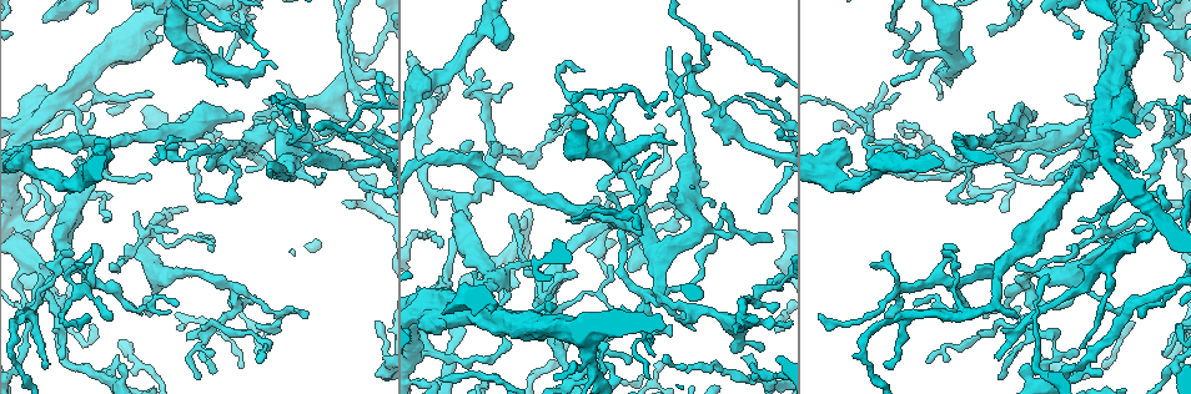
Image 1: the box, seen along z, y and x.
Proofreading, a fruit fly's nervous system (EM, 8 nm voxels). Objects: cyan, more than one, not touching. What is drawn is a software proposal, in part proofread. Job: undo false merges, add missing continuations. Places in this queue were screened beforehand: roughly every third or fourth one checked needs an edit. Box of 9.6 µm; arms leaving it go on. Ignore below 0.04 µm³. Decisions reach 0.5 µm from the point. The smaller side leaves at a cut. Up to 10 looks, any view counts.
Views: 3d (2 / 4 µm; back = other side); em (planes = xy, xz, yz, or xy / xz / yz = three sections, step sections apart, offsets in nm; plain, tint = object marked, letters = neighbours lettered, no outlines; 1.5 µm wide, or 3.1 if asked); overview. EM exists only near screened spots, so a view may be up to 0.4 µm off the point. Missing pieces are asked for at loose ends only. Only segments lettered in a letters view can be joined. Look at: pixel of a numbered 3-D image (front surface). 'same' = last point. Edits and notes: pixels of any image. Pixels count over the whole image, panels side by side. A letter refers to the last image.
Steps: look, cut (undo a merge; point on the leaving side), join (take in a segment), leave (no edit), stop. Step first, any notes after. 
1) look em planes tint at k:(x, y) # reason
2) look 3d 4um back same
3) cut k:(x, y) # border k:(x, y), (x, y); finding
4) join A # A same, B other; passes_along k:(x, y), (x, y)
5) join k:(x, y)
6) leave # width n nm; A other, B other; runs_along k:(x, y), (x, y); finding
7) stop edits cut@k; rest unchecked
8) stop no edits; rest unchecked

look 3d 4um at 1:(658, 123) # tapers out

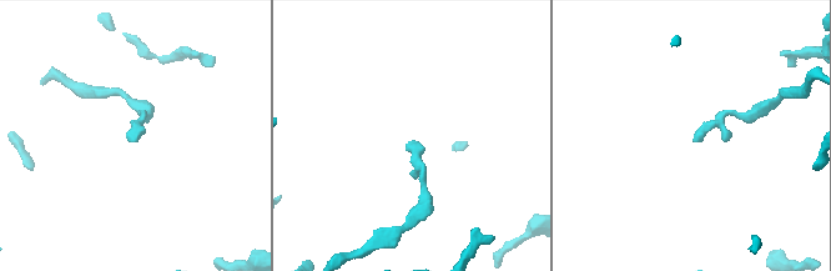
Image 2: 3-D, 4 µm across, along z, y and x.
look em yz step 8 letters at 2:(136, 141)

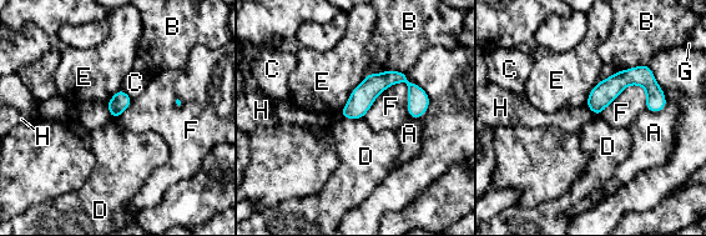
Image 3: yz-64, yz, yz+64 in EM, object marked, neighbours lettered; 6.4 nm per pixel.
look em planes letters same # cut it another way

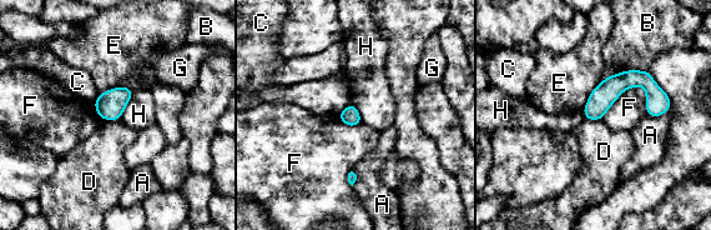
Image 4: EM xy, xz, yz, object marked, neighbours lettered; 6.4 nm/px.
leave # A other, B other, C other, D other, E other, F other, G other, H other; border 4:(102, 119), (120, 120); none of them fits

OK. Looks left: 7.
look 3d 2um at 1:(163, 215) # free end

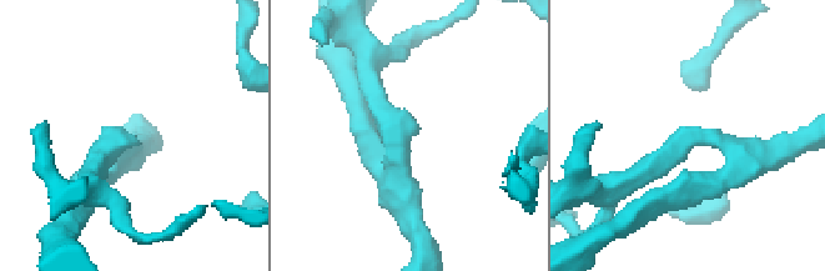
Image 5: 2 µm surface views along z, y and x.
look em yz step 4 letters at 5:(406, 150)

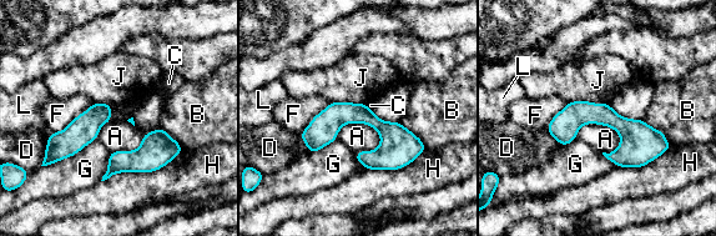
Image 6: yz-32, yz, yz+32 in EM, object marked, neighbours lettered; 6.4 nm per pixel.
leave # width 140 nm; A other, B other, C other, D other, F other, G other, H other, J other, L other; border 6:(336, 137), (364, 122), (382, 140); none of them fits

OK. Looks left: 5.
look 3d 2um at 1:(447, 75) # thin neck

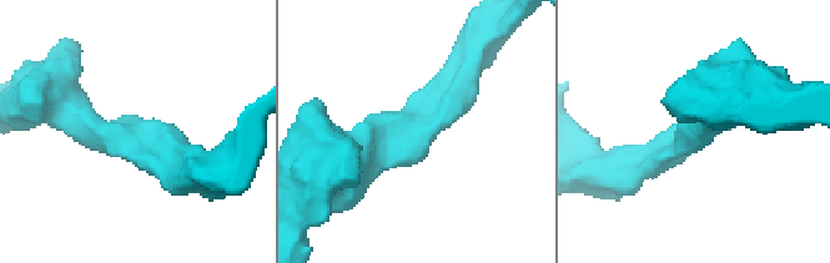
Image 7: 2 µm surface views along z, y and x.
look em yz step 8 letters at 7:(684, 136) # arm_widths 260, 440 nm

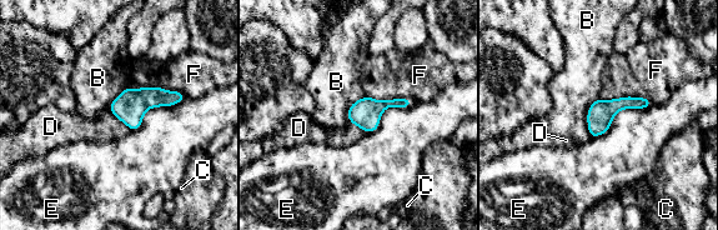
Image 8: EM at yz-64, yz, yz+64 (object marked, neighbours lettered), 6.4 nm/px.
leave # longest_contact E 460 nm; B other, C other, D other, E other, F other; one neuron here

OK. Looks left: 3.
look 3d 4um at 1:(156, 162)

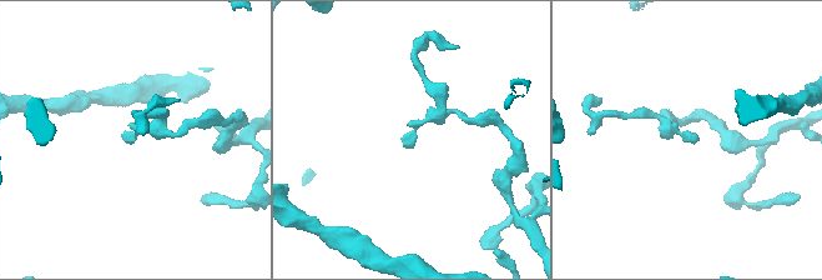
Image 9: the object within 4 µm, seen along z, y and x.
look em planes letters at 9:(698, 139) # now the EM

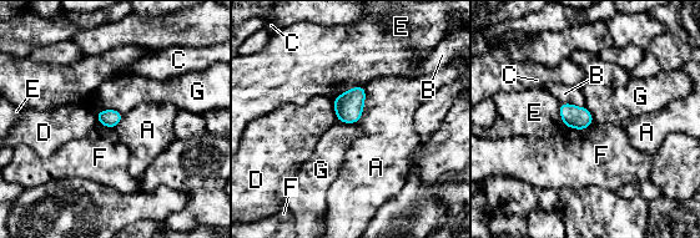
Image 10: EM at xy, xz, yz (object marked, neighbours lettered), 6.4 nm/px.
leave # longest_contact A 240 nm; A other, B other, C other, D other, E other, F other, G other; none of them fits

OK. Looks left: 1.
stop no edits; rest unchecked

